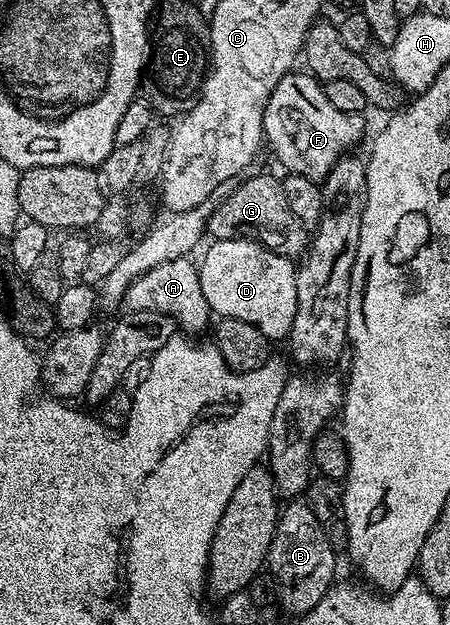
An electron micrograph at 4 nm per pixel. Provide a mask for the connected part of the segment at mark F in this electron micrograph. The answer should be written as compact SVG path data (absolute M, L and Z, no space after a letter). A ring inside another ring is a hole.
M292 71L273 87L266 107L263 108L263 131L265 134L266 148L271 148L271 153L284 165L287 173L305 175L305 179L322 182L329 175L331 168L341 158L352 152L351 149L363 137L363 113L346 113L337 111L333 103L325 96L323 85L311 76L310 72Z

